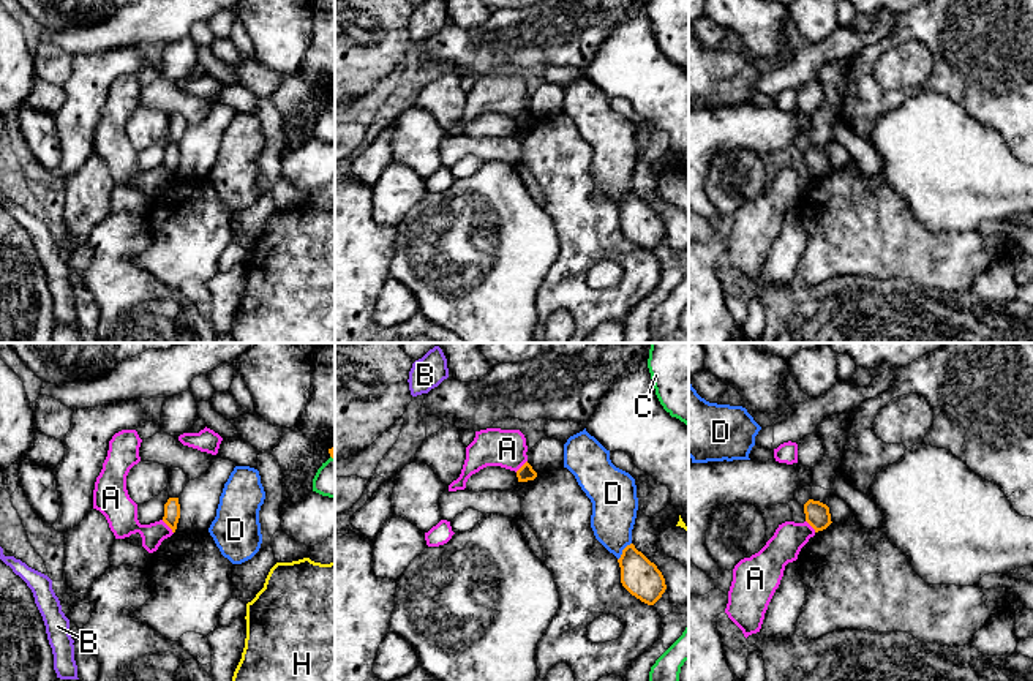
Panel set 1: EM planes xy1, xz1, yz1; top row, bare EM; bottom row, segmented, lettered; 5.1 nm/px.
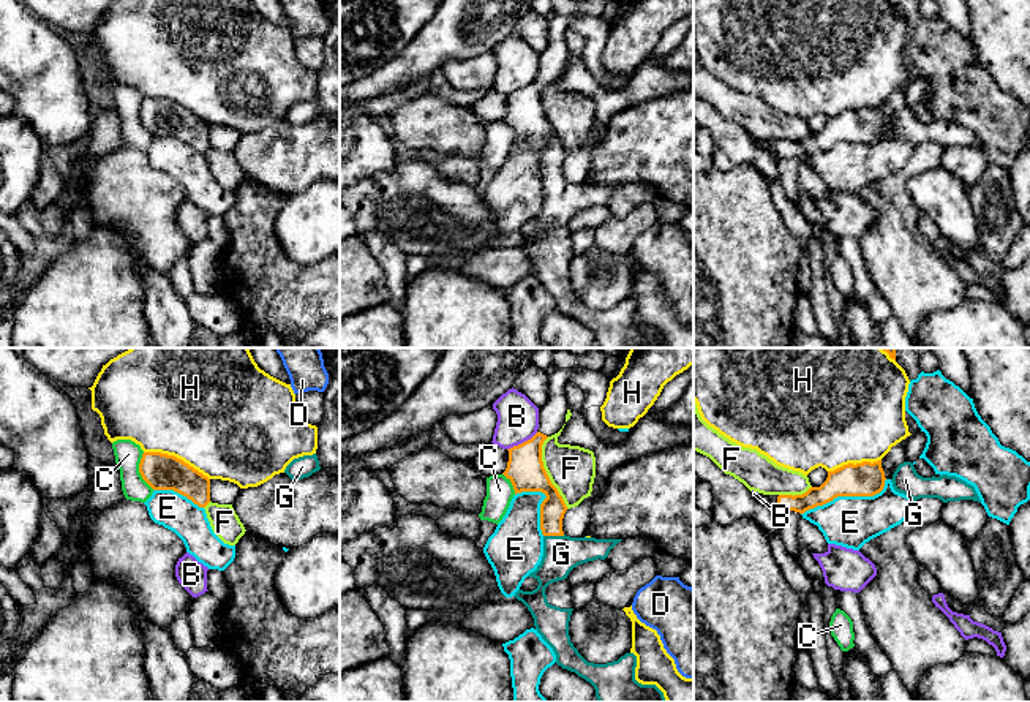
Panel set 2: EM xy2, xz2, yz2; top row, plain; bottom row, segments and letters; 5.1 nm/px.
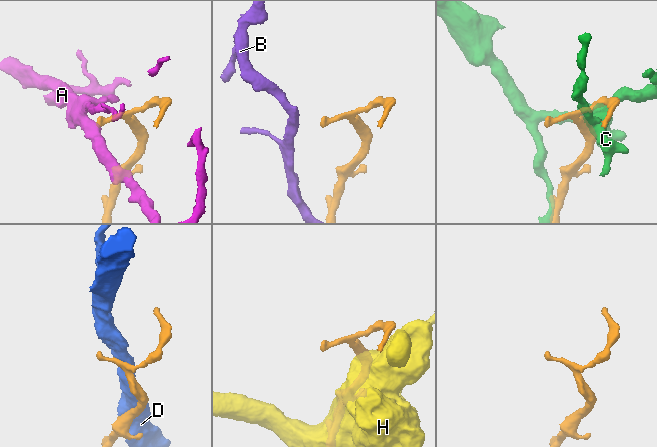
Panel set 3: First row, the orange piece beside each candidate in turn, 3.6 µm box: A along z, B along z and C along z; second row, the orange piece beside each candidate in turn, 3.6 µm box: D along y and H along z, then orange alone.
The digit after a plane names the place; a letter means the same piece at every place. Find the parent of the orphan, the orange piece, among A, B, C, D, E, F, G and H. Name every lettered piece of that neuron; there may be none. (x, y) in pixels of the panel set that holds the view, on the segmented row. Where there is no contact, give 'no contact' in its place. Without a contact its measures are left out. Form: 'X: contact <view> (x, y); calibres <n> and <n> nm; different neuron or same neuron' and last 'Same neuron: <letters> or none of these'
A: contact xy1 (168, 525); calibres 80 and 160 nm; different neuron
B: contact xz2 (522, 443); calibres 190 and 200 nm; different neuron
C: contact xy2 (139, 471); calibres 190 and 140 nm; different neuron
D: contact xz1 (623, 552); calibres 190 and 240 nm; different neuron
E: contact yz2 (845, 495); calibres 180 and 260 nm; different neuron
F: contact xz2 (545, 473); calibres 190 and 240 nm; different neuron
G: contact xz2 (553, 535); calibres 130 and 190 nm; same neuron
H: contact xy2 (176, 457); calibres 190 and 500 nm; different neuron
Same neuron: G

